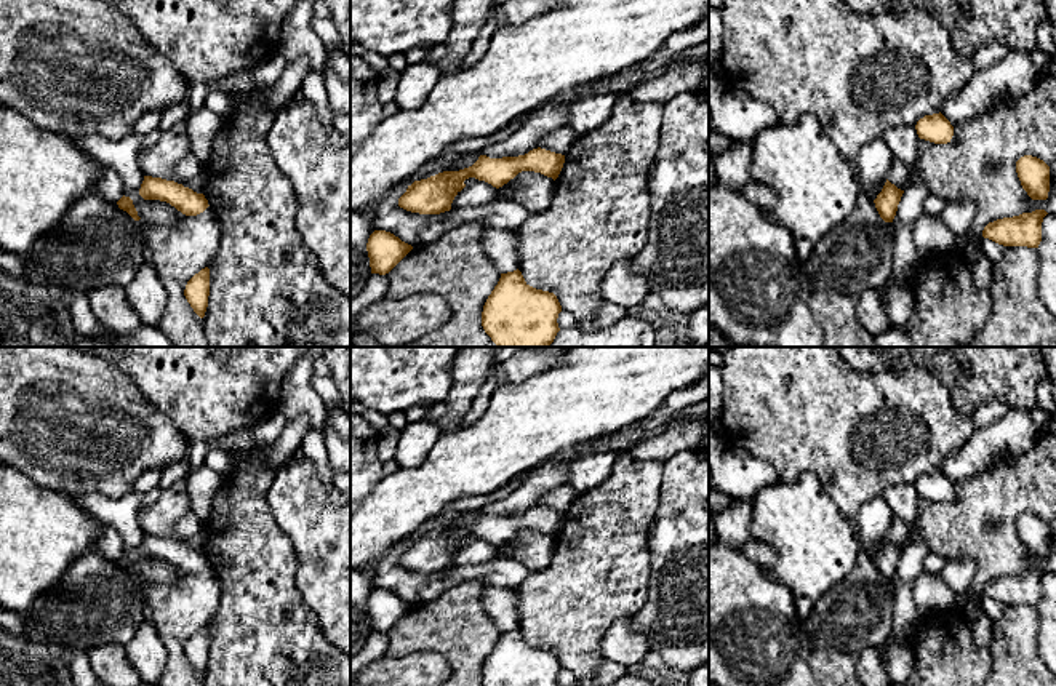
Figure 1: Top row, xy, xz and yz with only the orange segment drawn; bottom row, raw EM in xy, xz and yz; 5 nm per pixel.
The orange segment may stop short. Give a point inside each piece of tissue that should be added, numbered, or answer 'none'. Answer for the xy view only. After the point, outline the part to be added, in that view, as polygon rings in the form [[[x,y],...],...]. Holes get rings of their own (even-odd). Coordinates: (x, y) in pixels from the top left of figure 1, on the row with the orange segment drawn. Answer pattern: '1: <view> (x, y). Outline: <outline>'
none

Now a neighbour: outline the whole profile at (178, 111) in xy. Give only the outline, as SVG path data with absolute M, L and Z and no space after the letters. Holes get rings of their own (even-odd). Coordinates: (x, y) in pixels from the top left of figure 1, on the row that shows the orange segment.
M189 98L181 99L171 104L168 109L160 112L160 125L162 131L171 130L179 120L186 120L189 115Z

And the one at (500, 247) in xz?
M486 227L483 253L501 273L514 272L520 265L515 232Z

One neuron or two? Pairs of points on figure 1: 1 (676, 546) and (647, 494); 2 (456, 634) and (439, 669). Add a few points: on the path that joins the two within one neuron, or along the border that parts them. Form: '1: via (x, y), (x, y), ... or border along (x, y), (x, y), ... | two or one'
1: border along (663, 475), (658, 512), (648, 534), (648, 549) | two
2: border along (405, 656), (420, 650), (437, 650), (452, 669) | two

